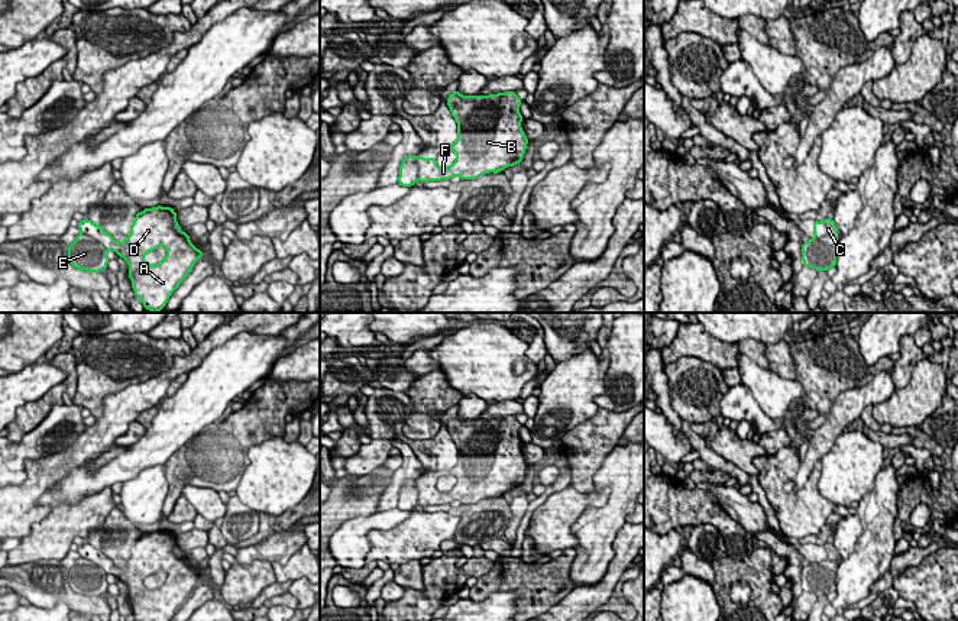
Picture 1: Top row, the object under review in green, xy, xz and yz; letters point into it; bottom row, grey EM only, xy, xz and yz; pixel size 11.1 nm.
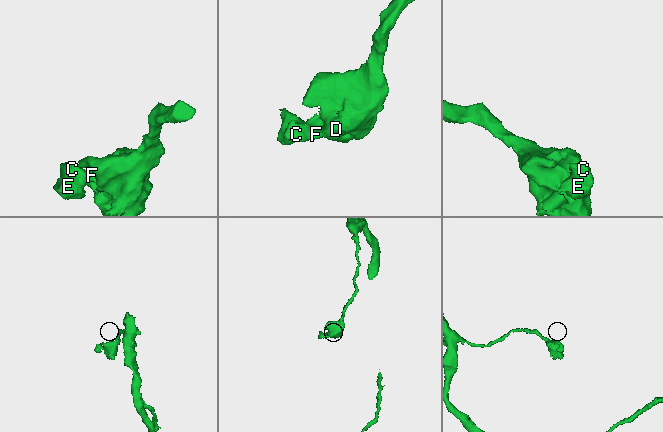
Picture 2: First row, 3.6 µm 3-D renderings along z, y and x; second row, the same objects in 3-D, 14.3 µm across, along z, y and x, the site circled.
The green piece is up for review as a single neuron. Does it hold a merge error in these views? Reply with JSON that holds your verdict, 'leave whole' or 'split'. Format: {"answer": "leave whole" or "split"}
{"answer": "leave whole"}

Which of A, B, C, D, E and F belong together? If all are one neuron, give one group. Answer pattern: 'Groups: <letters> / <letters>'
Groups: A B C D E F

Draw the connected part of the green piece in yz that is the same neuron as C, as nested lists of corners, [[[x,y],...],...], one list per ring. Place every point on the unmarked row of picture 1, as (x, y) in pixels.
[[[832,543],[813,544],[813,562],[802,567],[803,591],[818,596],[836,591],[838,556]]]

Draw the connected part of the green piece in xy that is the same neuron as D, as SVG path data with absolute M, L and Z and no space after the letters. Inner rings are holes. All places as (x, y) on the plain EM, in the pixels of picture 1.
M152 531L137 537L129 560L120 567L101 550L90 543L78 546L80 559L68 572L71 589L80 595L100 596L107 593L107 576L114 575L120 582L127 585L129 602L136 621L171 621L185 601L191 596L195 586L204 579L191 566L190 560L181 554L177 546L177 537L172 531ZM164 570L166 580L158 589L148 589L145 580L152 575Z

